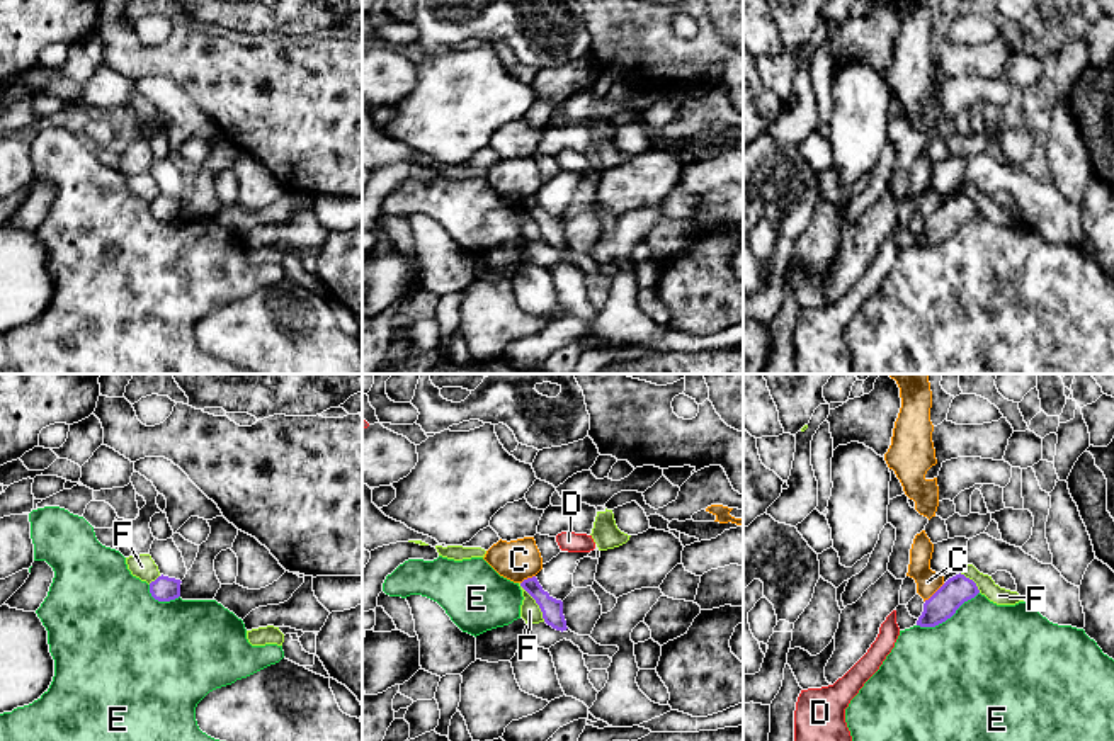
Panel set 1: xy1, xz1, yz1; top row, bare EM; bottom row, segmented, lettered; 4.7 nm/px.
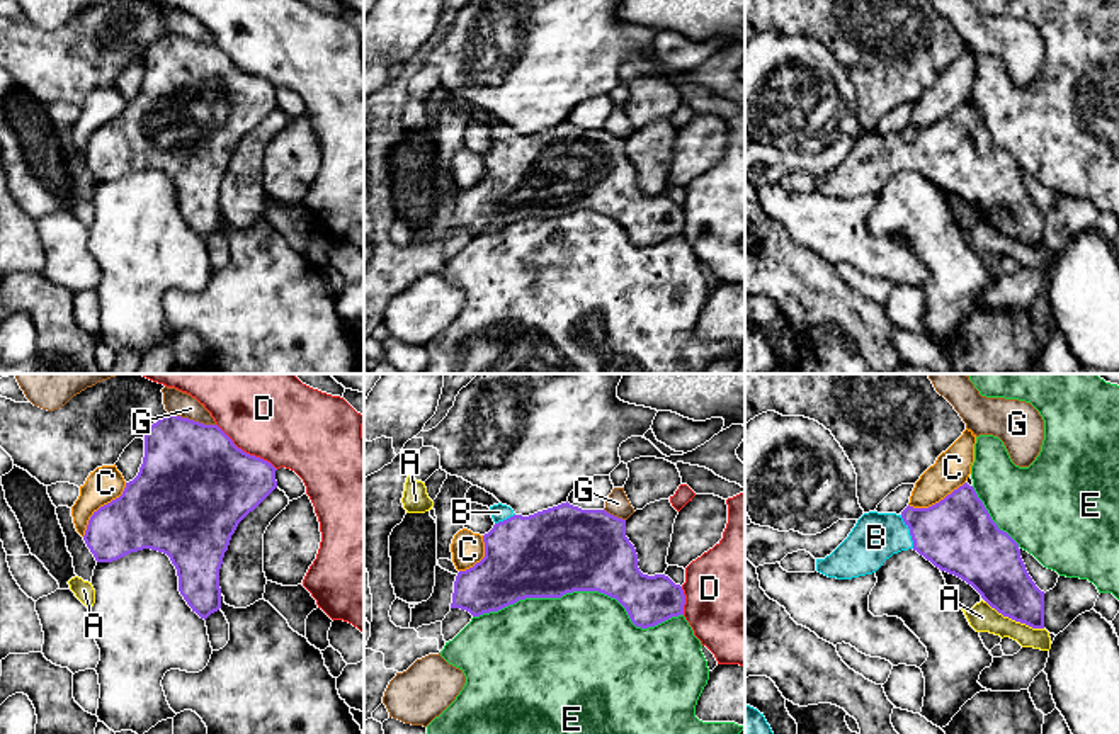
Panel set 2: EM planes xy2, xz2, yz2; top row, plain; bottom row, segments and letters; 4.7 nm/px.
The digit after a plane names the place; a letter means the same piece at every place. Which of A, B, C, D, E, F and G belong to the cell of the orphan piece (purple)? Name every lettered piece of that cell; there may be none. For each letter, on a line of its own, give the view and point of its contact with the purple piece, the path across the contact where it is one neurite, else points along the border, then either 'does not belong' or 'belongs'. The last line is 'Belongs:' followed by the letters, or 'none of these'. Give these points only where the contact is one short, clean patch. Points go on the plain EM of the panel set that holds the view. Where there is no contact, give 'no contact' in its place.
A: contact yz2 (1014, 238); border yz2 (985, 220), (1004, 235), (1043, 248); does not belong
B: contact yz2 (910, 152); way yz2 (958, 155), (910, 152), (881, 153), (876, 157); belongs
C: contact xy2 (101, 126); does not belong
D: contact xy2 (245, 72); does not belong
E: contact xz2 (580, 209); does not belong
F: contact xz1 (536, 221); border xz1 (519, 203), (534, 220), (545, 240); does not belong
G: contact xy2 (193, 39); does not belong
Belongs: B

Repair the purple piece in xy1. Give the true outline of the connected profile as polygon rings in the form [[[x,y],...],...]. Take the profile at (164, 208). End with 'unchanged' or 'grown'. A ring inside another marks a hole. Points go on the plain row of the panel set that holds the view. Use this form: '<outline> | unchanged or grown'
[[[158,195],[150,202],[150,212],[158,221],[170,221],[180,216],[180,199]]] | unchanged

